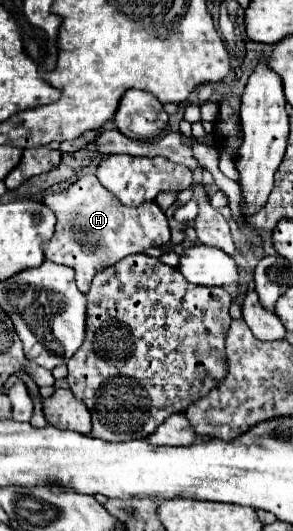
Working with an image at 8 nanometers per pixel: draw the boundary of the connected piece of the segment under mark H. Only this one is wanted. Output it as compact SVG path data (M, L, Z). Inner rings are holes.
M93 173L83 175L63 193L45 195L43 203L49 205L57 217L55 235L49 243L45 243L45 259L73 267L77 287L83 293L89 291L91 279L97 271L115 265L127 255L143 253L145 249L171 241L167 217L157 203L127 207L111 195Z

